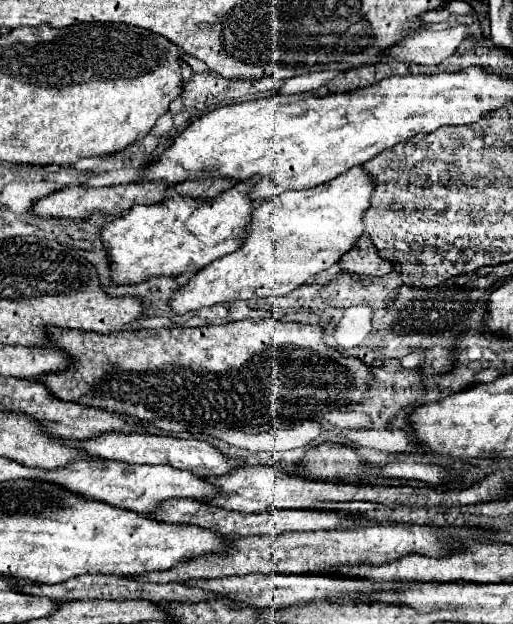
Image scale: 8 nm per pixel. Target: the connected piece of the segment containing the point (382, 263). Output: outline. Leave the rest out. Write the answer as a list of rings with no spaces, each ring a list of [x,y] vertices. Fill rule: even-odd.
[[[365,234],[355,242],[355,248],[351,248],[351,252],[347,252],[339,260],[339,266],[359,276],[381,276],[393,270],[393,262],[381,258],[377,248]]]

